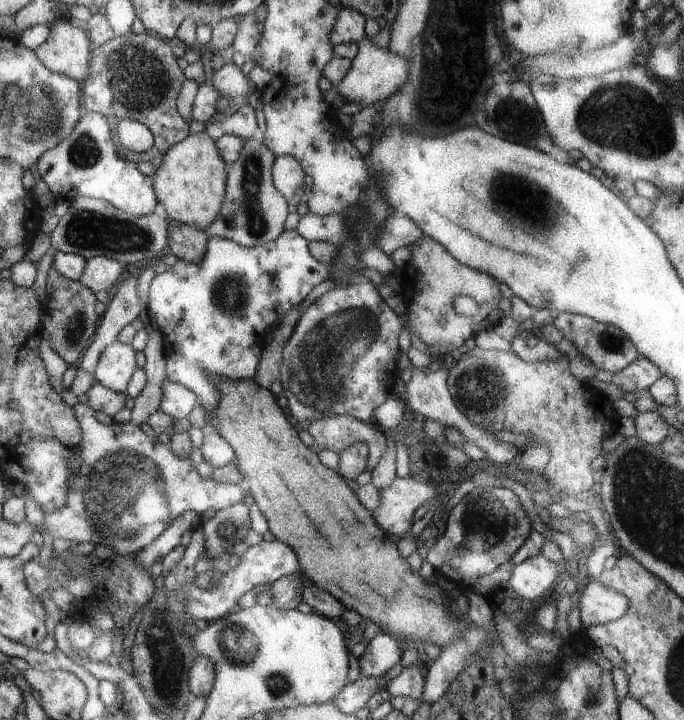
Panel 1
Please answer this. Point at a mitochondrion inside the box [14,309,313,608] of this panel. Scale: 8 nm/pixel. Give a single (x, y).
(122, 493)

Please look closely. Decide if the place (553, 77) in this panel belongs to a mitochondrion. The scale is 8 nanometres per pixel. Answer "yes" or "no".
no

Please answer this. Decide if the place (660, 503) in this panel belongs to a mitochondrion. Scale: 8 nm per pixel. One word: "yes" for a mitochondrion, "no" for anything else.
yes

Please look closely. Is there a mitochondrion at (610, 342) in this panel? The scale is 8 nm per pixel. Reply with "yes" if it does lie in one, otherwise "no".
yes

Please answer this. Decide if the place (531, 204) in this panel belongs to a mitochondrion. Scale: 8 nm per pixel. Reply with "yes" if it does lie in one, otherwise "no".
yes

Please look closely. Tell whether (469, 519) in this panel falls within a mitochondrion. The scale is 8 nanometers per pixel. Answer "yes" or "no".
yes

